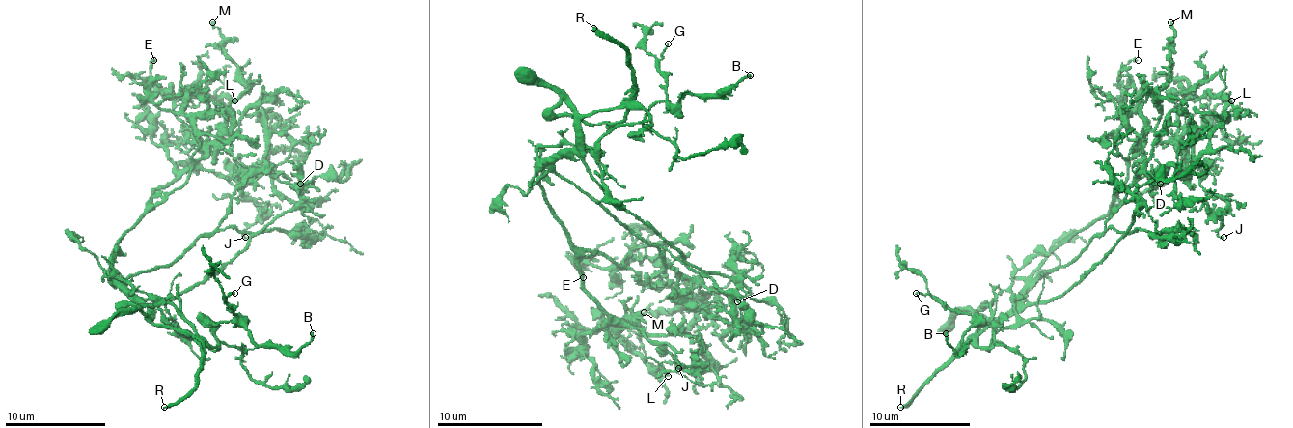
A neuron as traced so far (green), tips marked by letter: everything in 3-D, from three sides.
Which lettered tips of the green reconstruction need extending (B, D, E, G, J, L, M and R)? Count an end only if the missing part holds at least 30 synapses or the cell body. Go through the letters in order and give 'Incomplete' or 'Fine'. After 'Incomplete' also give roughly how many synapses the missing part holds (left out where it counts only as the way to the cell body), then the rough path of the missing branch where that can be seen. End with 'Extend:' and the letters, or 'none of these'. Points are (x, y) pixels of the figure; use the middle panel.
B: Fine
D: Fine
E: Fine
G: Fine
J: Fine
L: Fine
M: Fine
R: Incomplete
Extend: R

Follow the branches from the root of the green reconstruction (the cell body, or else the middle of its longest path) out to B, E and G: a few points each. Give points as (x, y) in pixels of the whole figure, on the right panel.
B: (1055, 249), (989, 351), (986, 323), (971, 321), (956, 354), (946, 333)
E: (1055, 249), (1110, 212), (1127, 174), (1114, 144), (1127, 119), (1120, 72), (1138, 60)
G: (1055, 249), (1014, 308), (1016, 321), (991, 338), (989, 351), (994, 330), (986, 323), (916, 293)

